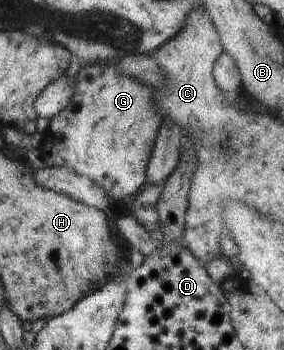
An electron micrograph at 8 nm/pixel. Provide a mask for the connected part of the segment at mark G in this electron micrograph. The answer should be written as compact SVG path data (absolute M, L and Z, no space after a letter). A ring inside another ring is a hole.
M114 63L82 64L69 104L53 118L43 133L38 147L44 168L64 168L88 178L104 195L113 200L123 200L146 186L146 168L160 129L161 115L154 103L153 91L138 80L117 74Z

